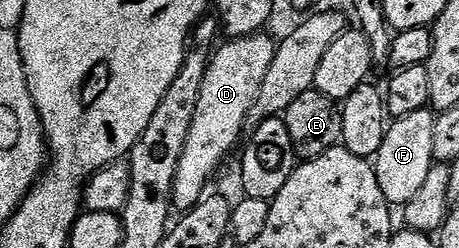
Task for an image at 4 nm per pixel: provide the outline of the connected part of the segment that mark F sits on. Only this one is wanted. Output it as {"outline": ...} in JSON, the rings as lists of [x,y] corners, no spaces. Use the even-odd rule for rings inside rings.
{"outline":[[[430,109],[412,112],[404,118],[394,119],[385,132],[385,140],[381,140],[381,148],[375,153],[373,165],[377,184],[381,184],[381,192],[388,204],[402,208],[421,188],[425,176],[429,176],[432,166],[436,165],[433,156],[433,124],[435,114]]]}

